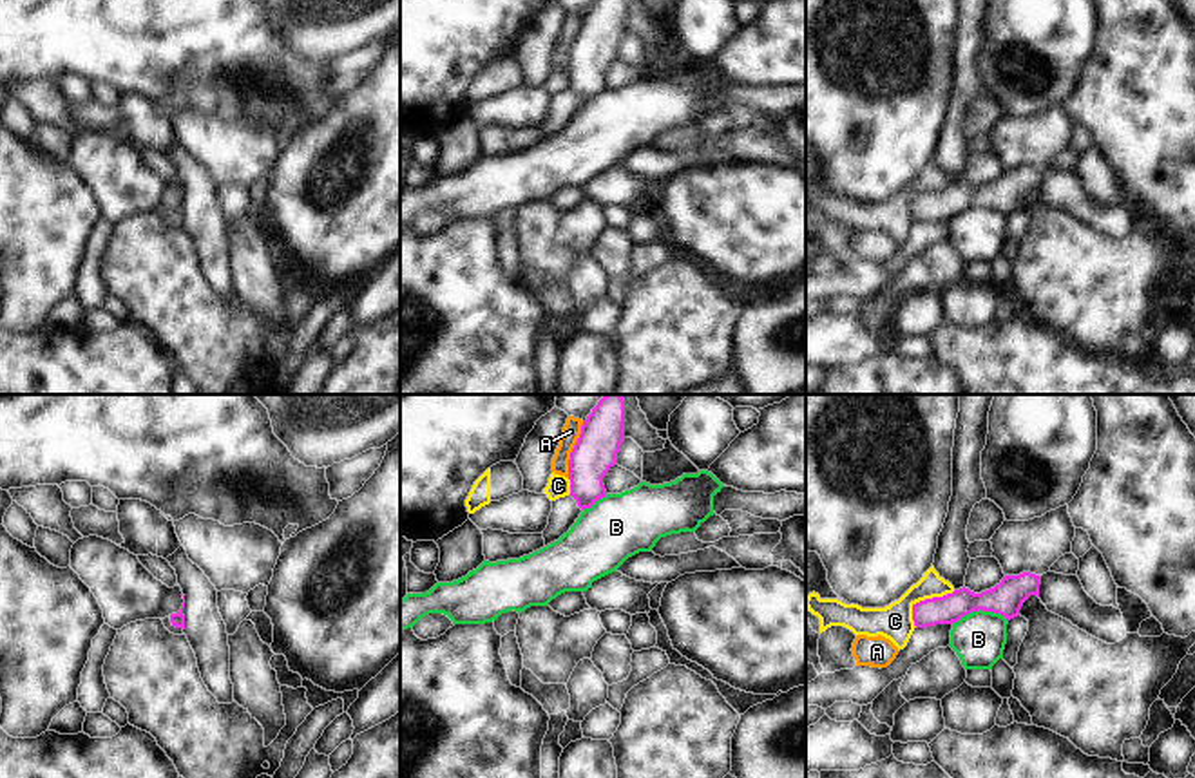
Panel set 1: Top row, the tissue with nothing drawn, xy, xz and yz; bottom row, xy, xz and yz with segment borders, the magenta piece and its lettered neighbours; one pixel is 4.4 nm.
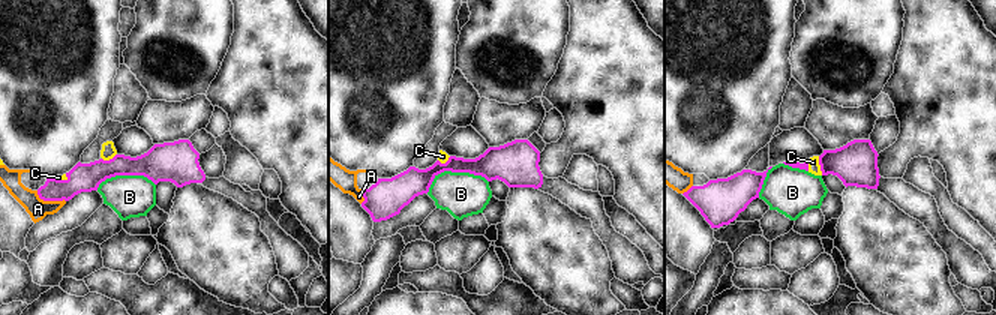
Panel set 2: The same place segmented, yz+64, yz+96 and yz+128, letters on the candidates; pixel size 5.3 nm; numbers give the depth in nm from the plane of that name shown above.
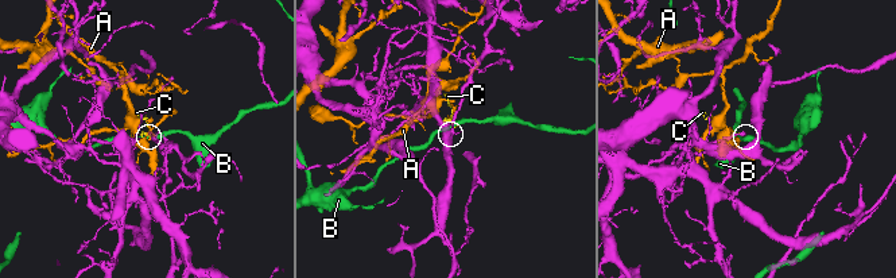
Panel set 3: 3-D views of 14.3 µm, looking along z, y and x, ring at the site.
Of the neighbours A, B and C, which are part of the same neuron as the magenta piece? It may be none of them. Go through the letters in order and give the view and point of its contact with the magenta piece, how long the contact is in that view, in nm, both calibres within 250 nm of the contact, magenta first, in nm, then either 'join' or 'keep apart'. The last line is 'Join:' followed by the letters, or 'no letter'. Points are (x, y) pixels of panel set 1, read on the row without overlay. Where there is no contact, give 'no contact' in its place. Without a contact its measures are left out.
A: xz (573, 44) | 260 nm | 190/80 nm | keep apart
B: yz (978, 203) | 260 nm | 150/240 nm | keep apart
C: yz (926, 194) | 240 nm | 130/160 nm | keep apart
Join: no letter

